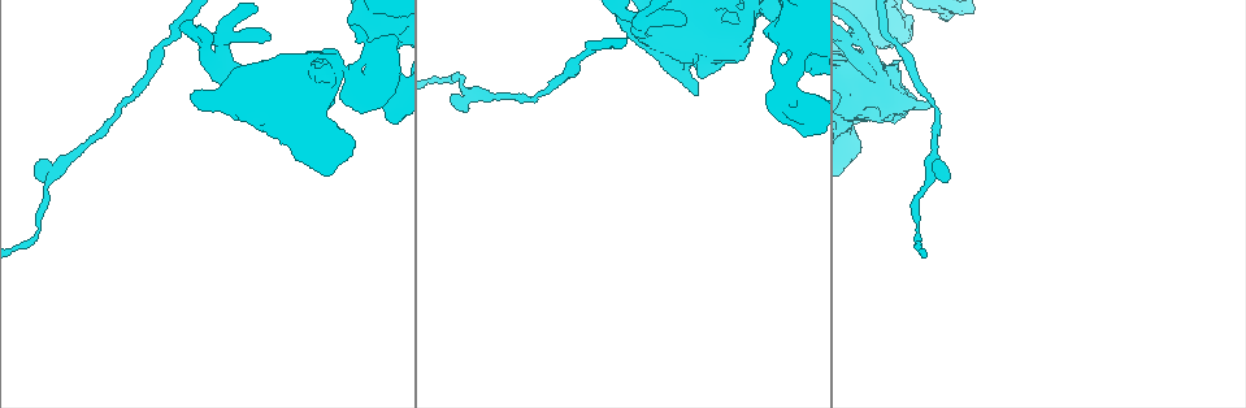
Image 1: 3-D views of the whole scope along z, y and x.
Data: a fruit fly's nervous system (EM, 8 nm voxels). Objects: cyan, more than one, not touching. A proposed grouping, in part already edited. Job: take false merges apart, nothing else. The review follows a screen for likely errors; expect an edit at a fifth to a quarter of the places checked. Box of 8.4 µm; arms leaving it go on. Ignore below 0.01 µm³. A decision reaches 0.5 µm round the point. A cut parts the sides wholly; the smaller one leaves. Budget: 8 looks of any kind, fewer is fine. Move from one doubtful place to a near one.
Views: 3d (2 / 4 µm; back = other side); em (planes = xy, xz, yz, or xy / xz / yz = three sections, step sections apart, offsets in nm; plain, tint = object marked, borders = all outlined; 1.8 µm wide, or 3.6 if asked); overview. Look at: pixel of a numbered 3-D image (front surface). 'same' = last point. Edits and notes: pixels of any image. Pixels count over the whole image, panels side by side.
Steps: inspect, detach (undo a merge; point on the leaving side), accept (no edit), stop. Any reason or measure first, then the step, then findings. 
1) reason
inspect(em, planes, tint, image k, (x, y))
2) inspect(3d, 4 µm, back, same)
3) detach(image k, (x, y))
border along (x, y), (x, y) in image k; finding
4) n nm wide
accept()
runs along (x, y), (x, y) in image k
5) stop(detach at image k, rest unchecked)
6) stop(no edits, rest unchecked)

sharp bend
inspect(3d, 2 µm, back, image 1, (227, 30))

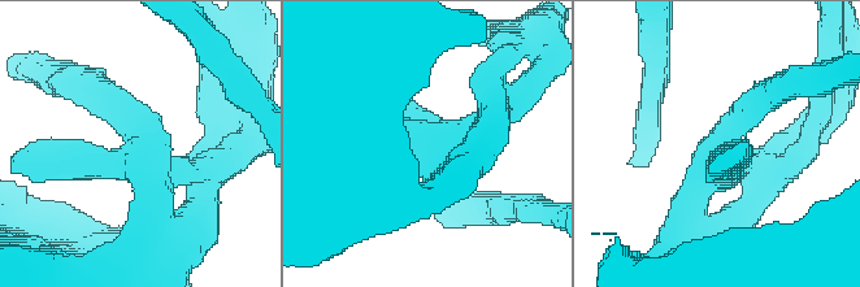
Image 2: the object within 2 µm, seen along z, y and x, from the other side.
3 arms; arms of 200, 220, 220 nm; now the EM
inspect(em, planes, tint, image 2, (141, 151))

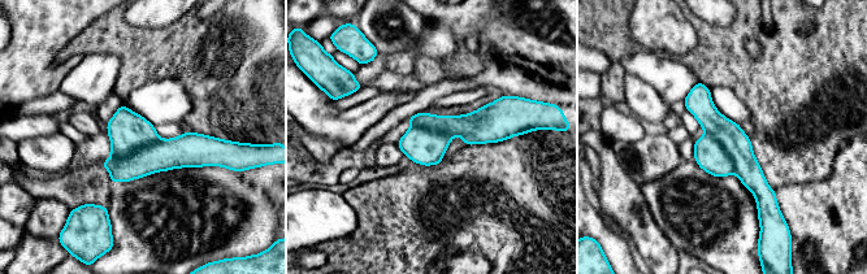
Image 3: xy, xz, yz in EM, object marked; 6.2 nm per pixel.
accept()
runs along (699, 86), (763, 204) in image 3; one neuron here

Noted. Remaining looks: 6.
sudden change in width
inspect(em, planes, tint, image 1, (60, 169))

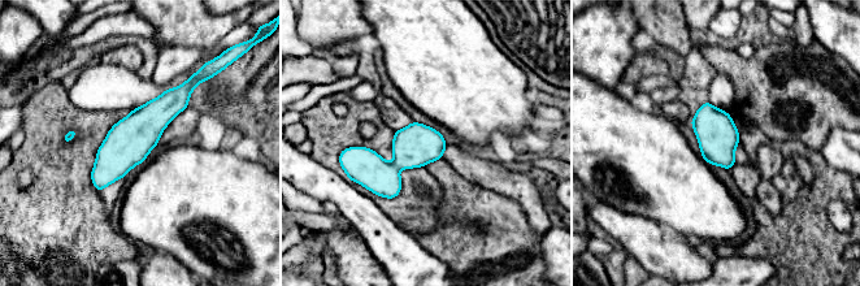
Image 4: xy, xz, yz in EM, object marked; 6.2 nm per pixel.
accept()
runs along (186, 86), (114, 159), (99, 186) in image 4; all the same neuron

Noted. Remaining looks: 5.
abrupt turn
inspect(3d, 4 µm, image 1, (782, 19))

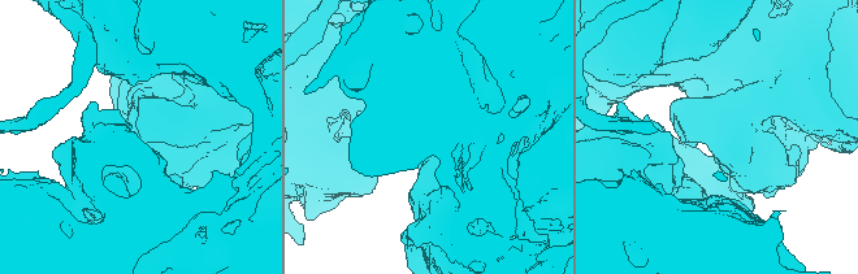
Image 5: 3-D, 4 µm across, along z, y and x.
inspect(em, 3.6 µm, planes, tint, image 5, (724, 151))

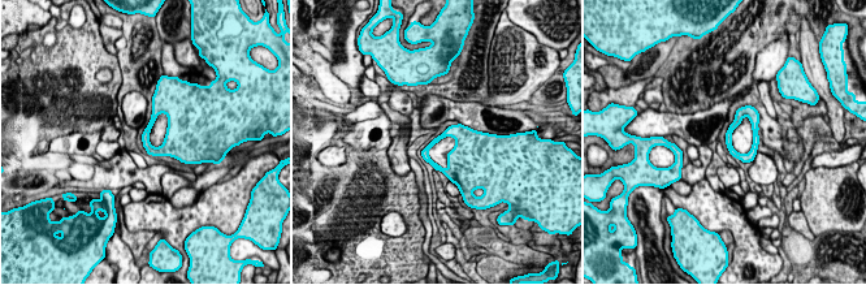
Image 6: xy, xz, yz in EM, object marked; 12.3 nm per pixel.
accept()
one neuron here

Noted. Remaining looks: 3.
stop(no edits, rest unchecked)

